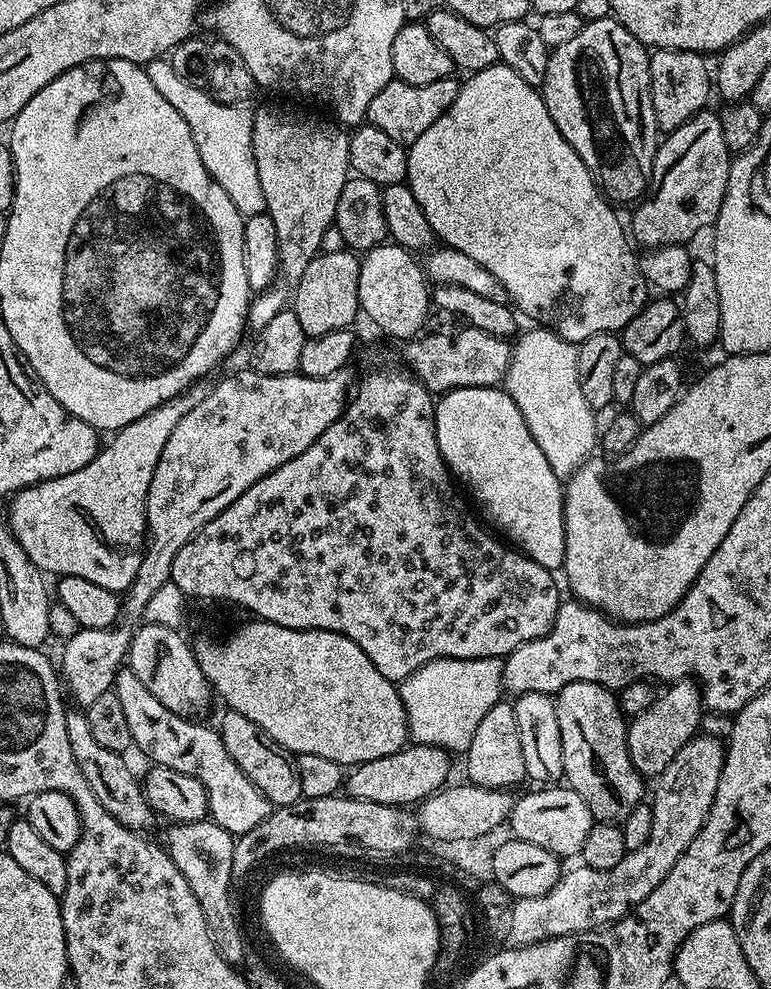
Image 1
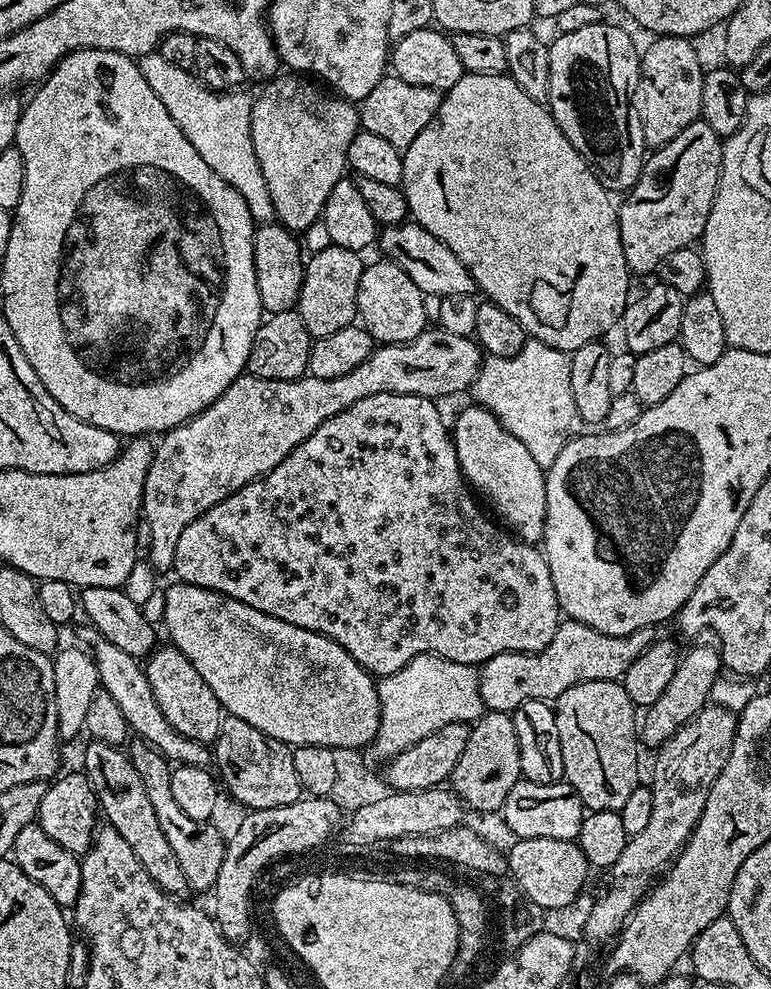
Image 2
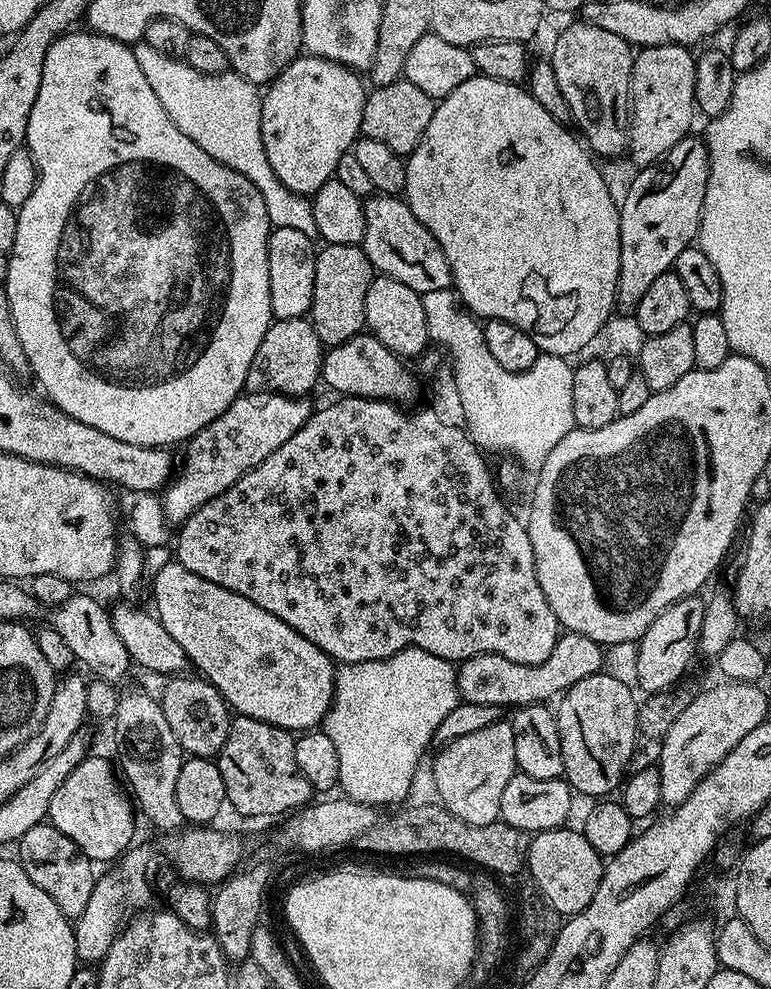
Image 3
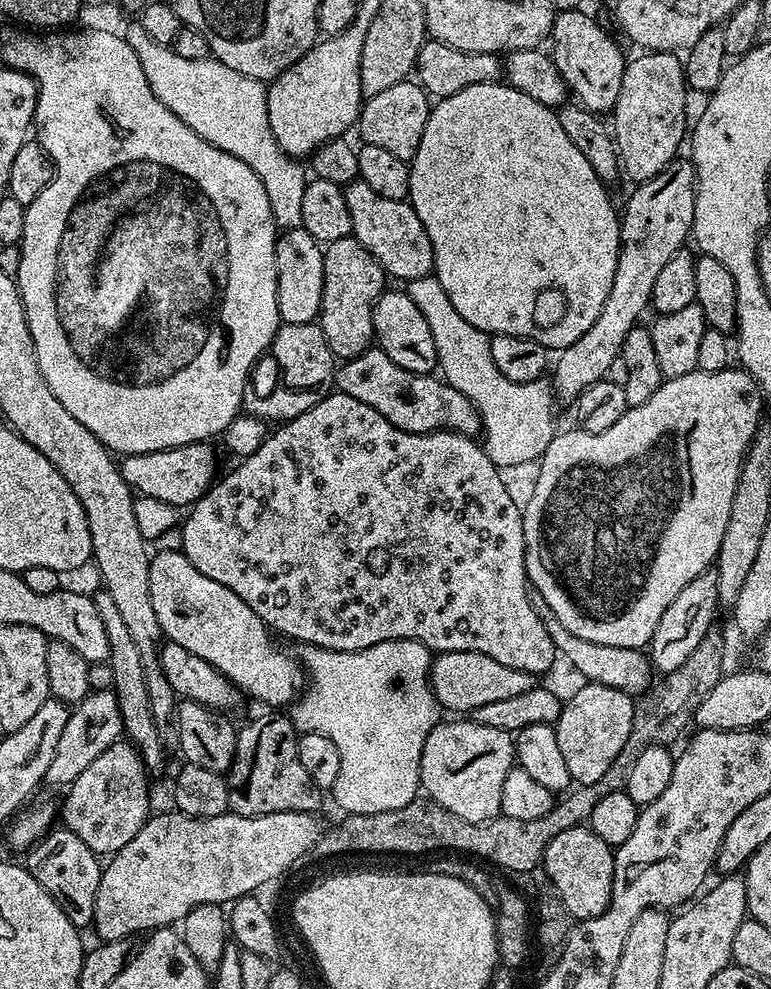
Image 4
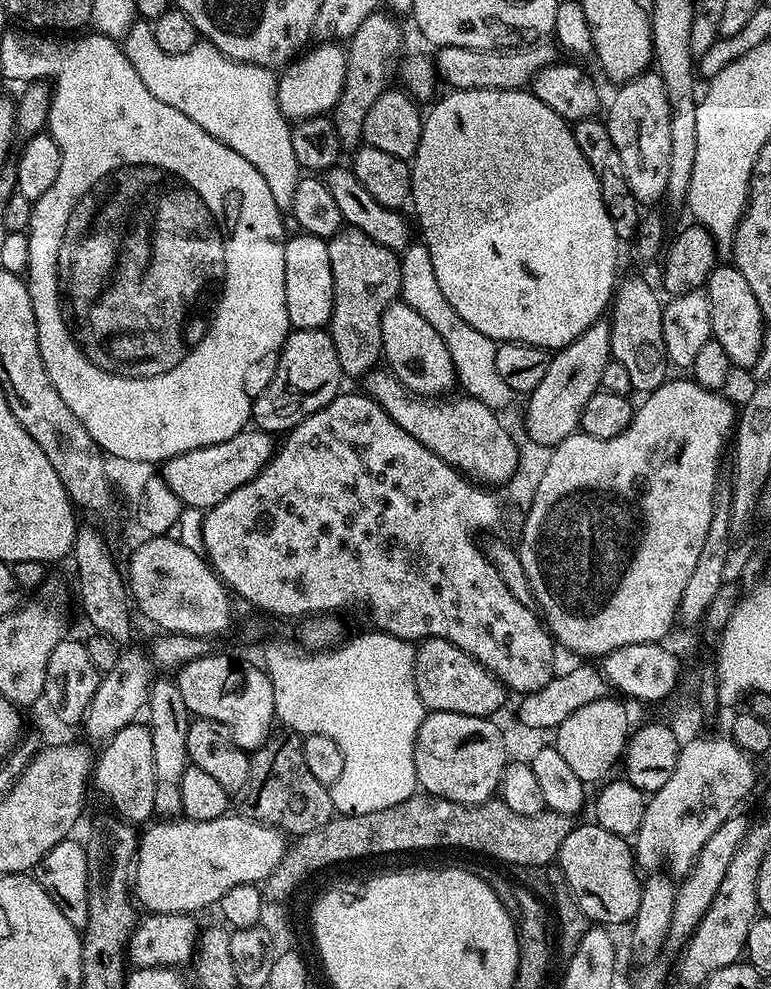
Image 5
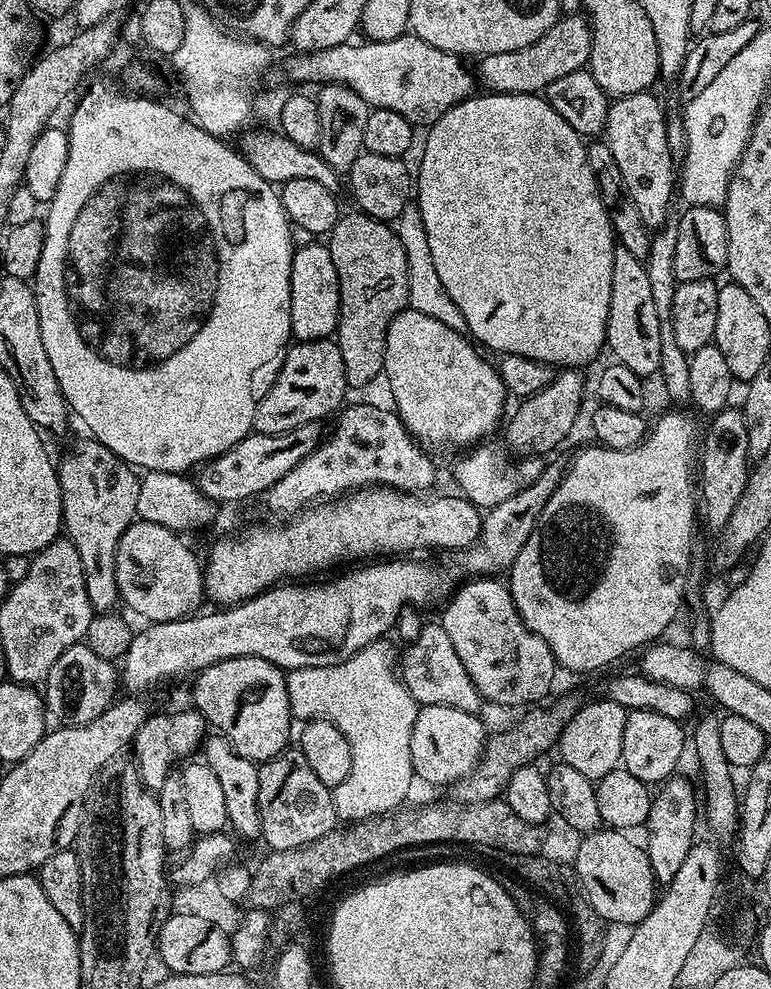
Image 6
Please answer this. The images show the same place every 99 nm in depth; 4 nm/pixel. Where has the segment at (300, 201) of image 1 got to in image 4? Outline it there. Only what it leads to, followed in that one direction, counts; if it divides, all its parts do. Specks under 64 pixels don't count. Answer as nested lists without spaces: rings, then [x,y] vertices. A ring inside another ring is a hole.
[[[357,7],[356,17],[348,28],[317,39],[314,47],[294,66],[290,66],[281,76],[276,77],[267,85],[268,90],[268,121],[270,130],[278,142],[278,146],[287,156],[308,158],[326,140],[340,138],[345,135],[348,127],[355,125],[360,119],[362,97],[360,94],[360,63],[362,62],[362,42],[366,38],[366,30],[370,30],[373,9]]]

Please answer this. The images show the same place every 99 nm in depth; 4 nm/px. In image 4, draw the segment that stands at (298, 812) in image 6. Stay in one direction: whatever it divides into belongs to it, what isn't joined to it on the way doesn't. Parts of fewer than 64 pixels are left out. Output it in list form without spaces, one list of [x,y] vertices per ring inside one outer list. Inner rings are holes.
[[[264,710],[245,728],[241,727],[236,734],[236,753],[232,766],[226,773],[228,781],[228,806],[238,816],[265,816],[266,814],[282,814],[283,812],[319,813],[322,790],[310,782],[310,774],[302,767],[298,759],[298,733],[292,724],[291,715],[284,716],[280,710]]]

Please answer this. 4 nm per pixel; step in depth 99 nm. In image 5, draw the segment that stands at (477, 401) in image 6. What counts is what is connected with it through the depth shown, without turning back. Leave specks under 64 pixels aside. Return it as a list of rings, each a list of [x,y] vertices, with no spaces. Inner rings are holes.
[[[394,302],[382,314],[382,342],[383,359],[386,364],[388,360],[389,364],[387,367],[398,378],[398,382],[402,382],[402,386],[406,386],[415,395],[440,398],[457,387],[454,362],[450,362],[446,342],[442,342],[442,338],[438,338],[438,330],[434,330],[434,326],[430,326],[422,314],[410,310],[410,306]]]

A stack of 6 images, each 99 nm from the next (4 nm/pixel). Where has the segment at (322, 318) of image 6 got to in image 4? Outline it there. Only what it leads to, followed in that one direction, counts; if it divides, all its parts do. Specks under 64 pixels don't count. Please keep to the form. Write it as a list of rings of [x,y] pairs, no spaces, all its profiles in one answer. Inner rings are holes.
[[[304,227],[281,231],[276,238],[278,314],[286,324],[311,324],[319,317],[324,285],[324,248]]]

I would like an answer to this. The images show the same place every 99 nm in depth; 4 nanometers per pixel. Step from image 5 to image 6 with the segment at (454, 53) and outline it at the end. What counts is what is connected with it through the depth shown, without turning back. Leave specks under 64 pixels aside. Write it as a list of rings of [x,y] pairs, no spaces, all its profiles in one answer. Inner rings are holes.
[[[564,14],[557,19],[554,26],[550,26],[550,30],[546,30],[546,34],[542,34],[542,38],[538,38],[538,42],[534,42],[522,50],[510,50],[509,52],[499,52],[498,54],[479,57],[477,64],[480,65],[474,68],[474,72],[479,83],[481,80],[488,87],[485,89],[489,93],[522,92],[525,94],[540,94],[548,89],[550,82],[554,82],[554,78],[563,78],[566,74],[581,71],[588,63],[591,45],[592,30],[589,21],[580,14]]]

